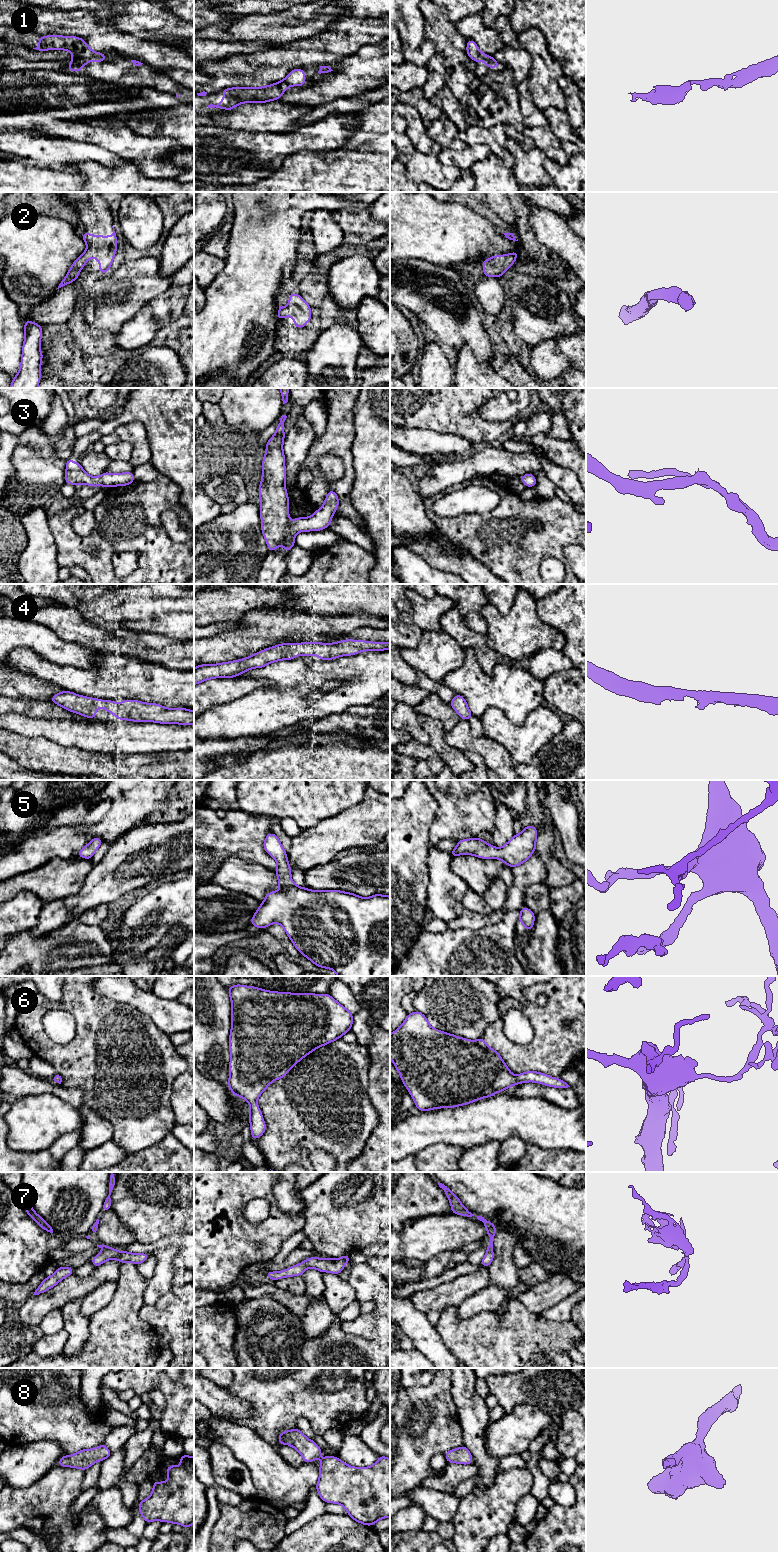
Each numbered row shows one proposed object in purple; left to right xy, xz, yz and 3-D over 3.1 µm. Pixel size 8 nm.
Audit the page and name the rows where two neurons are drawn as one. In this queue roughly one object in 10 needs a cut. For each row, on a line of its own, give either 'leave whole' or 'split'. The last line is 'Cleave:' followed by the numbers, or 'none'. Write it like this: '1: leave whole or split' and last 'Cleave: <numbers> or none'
1: leave whole
2: leave whole
3: leave whole
4: leave whole
5: leave whole
6: leave whole
7: leave whole
8: leave whole
Cleave: none

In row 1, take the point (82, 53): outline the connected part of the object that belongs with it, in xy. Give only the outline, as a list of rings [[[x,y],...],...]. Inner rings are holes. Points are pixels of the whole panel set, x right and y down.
[[[39,36],[39,45],[33,48],[39,51],[45,50],[67,50],[73,56],[73,60],[68,62],[68,71],[79,72],[91,60],[103,62],[107,55],[93,52],[84,39],[76,36]]]

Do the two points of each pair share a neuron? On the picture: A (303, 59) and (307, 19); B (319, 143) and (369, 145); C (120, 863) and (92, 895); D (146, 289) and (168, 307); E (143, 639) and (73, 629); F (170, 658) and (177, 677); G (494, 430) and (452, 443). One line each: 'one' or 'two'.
A: two
B: two
C: one
D: two
E: one
F: two
G: two

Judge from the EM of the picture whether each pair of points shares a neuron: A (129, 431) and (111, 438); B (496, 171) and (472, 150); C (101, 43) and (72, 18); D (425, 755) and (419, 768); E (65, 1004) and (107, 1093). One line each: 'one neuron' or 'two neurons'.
A: one neuron
B: two neurons
C: one neuron
D: two neurons
E: one neuron

